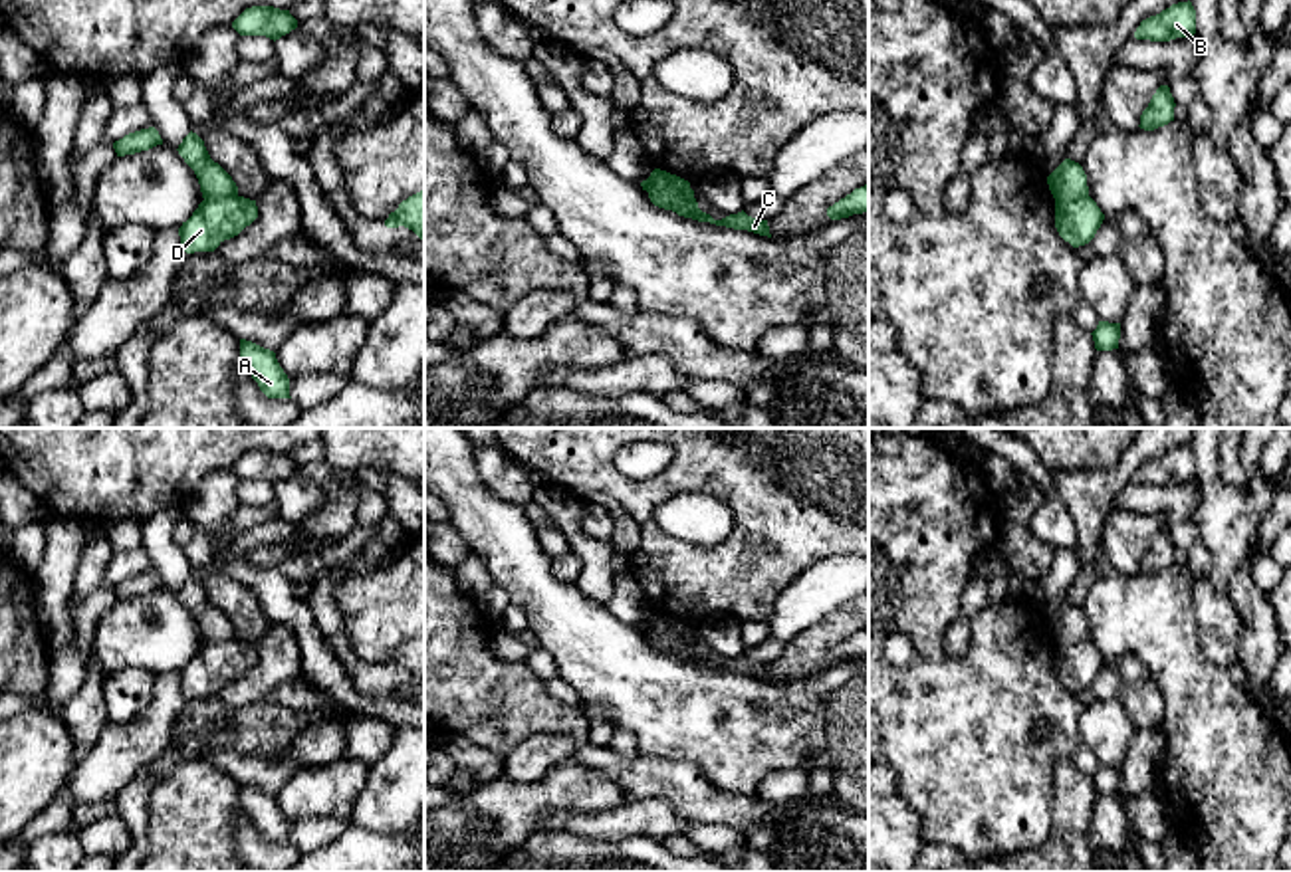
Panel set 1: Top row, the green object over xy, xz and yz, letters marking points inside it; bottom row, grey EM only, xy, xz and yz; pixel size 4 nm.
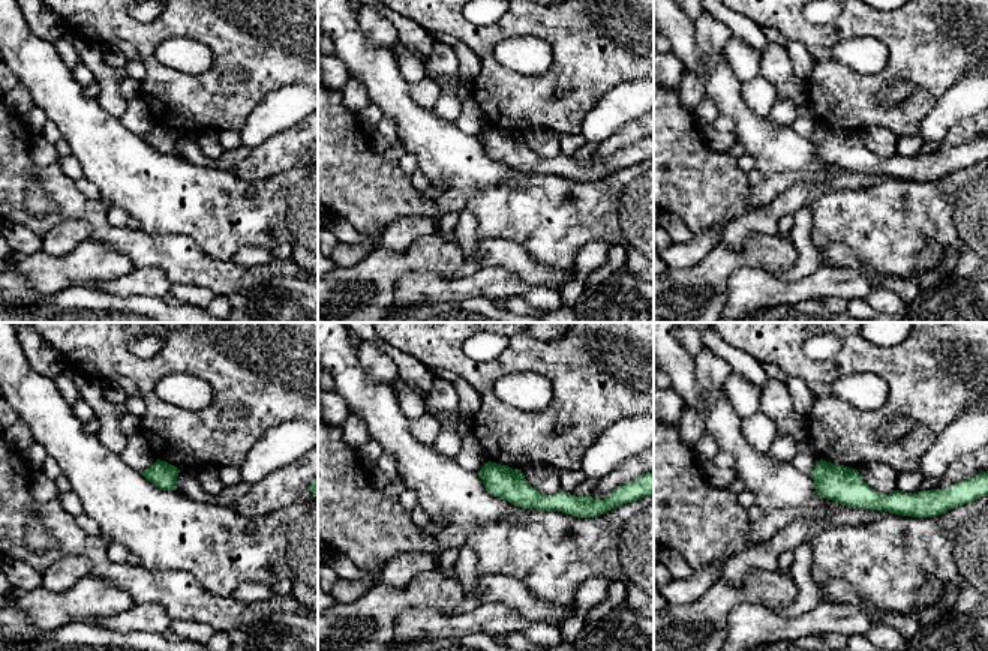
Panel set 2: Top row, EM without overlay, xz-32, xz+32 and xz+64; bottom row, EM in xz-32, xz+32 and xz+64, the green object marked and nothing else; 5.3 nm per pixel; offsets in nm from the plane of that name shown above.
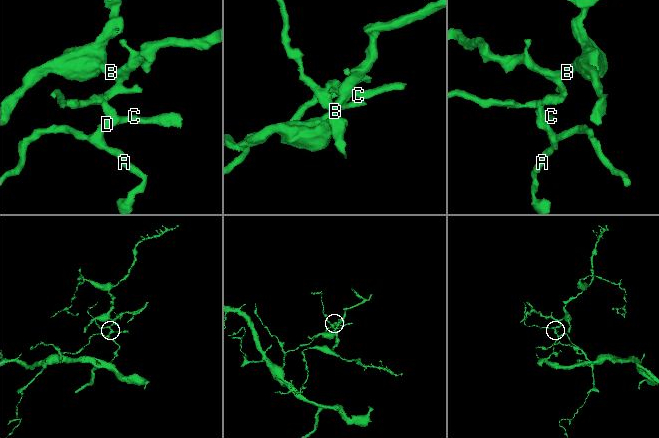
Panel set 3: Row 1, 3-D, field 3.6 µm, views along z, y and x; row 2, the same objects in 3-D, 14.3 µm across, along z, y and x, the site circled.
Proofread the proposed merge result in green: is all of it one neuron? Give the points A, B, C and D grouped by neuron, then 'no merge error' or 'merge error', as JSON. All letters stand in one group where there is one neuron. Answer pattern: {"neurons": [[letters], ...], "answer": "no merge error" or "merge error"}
{"neurons": [["A", "C", "D"], ["B"]], "answer": "merge error"}

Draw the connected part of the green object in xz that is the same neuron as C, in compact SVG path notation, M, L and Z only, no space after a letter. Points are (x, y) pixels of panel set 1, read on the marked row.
M684 182L680 186L666 186L662 190L650 190L648 198L654 206L672 210L684 218L692 218L698 222L710 222L710 224L726 226L734 230L748 230L748 232L771 238L767 220L752 218L744 210L738 214L730 214L722 220L714 220L710 214L702 212L698 208L690 182Z

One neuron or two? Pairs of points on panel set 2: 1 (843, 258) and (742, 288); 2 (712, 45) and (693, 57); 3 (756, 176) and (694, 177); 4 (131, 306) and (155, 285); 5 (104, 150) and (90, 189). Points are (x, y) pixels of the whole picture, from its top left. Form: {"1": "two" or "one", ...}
{"1": "two", "2": "two", "3": "two", "4": "two", "5": "two"}

